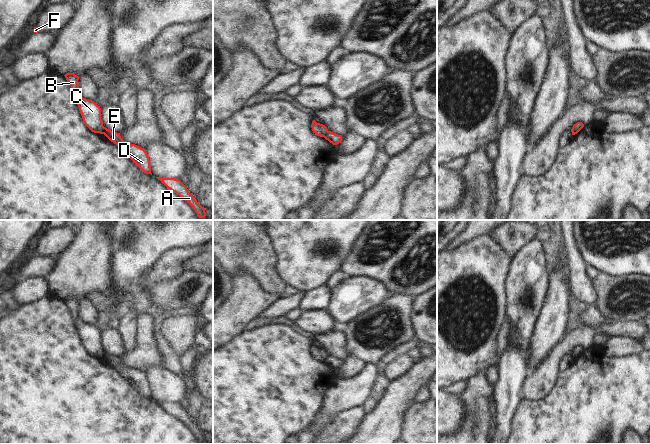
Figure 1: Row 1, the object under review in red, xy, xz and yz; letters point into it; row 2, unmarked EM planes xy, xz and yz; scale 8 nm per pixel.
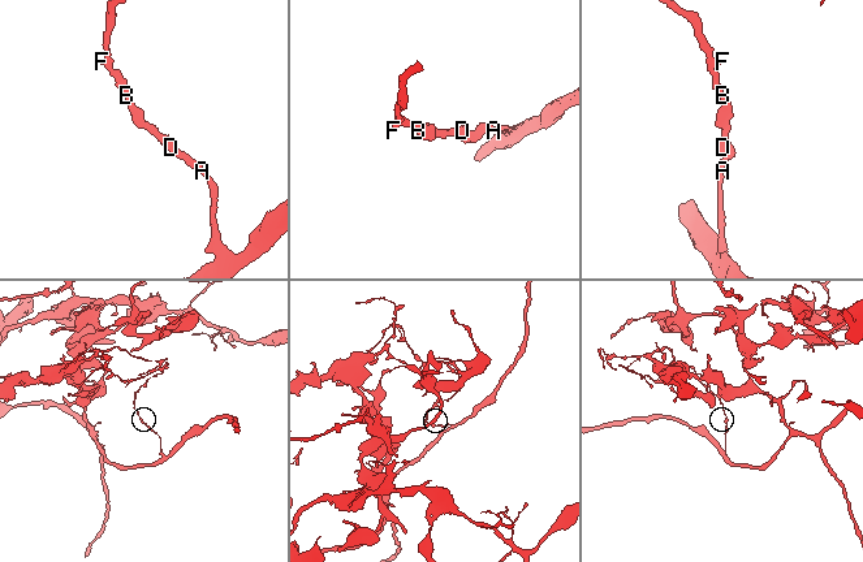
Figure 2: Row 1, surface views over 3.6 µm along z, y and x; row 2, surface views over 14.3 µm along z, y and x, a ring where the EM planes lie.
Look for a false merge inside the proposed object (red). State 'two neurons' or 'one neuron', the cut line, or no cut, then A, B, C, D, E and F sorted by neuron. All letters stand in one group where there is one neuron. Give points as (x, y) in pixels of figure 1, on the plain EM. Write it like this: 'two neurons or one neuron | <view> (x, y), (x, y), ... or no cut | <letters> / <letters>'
two neurons | xy (104, 351), (102, 357) | A D E / B C F

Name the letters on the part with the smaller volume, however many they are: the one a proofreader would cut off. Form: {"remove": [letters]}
{"remove": ["B", "C", "F"]}

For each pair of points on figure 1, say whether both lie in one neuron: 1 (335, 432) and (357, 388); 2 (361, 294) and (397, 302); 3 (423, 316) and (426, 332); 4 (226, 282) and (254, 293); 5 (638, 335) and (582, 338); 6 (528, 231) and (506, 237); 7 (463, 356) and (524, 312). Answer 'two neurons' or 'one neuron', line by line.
1: two neurons
2: two neurons
3: one neuron
4: two neurons
5: one neuron
6: one neuron
7: two neurons

